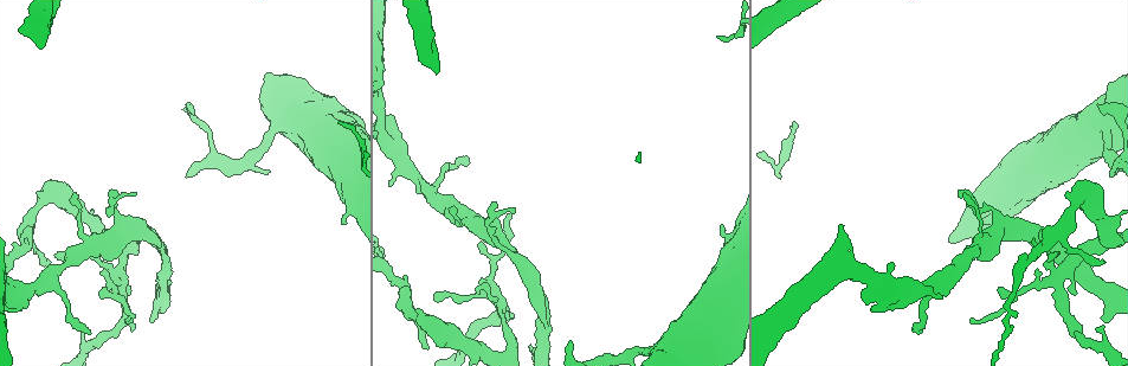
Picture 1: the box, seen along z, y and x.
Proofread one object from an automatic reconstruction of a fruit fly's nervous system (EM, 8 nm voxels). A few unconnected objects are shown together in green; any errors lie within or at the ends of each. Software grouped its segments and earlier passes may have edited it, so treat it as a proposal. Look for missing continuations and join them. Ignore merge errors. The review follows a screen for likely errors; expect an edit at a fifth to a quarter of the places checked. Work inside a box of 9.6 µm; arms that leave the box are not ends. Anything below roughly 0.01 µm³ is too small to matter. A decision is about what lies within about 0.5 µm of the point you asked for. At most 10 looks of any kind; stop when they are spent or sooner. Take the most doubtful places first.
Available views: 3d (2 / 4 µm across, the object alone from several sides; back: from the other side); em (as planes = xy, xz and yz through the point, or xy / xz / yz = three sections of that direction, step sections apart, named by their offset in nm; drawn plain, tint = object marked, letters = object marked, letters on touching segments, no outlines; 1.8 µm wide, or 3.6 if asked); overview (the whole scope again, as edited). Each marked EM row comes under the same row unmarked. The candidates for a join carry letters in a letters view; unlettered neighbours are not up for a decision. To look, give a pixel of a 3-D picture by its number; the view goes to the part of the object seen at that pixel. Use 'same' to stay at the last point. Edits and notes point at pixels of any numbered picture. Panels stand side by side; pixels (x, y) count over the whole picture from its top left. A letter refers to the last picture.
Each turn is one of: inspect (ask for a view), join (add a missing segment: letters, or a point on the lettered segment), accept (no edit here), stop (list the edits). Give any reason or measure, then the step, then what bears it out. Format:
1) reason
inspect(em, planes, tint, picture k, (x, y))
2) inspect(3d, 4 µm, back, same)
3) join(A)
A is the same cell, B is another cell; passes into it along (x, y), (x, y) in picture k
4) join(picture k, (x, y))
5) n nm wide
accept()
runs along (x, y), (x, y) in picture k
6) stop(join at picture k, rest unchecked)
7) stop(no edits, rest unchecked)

free end
inspect(em, 3.6 µm, planes, letters, picture 1, (342, 222))

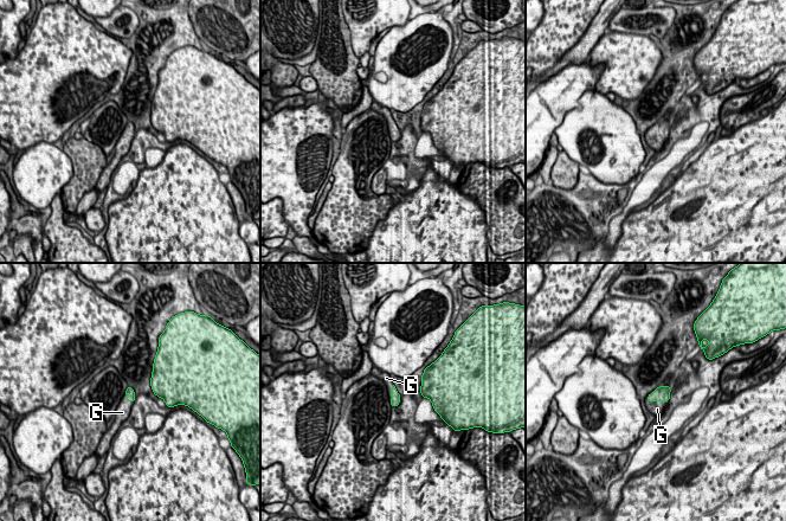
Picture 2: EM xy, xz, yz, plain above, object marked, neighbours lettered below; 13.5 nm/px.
join(G)
G is the same cell; passes into it along (662, 393), (657, 400), (657, 409) in picture 2; the neuron continues

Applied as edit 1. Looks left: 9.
sharp bend
inspect(3d, 4 µm, picture 1, (93, 222))

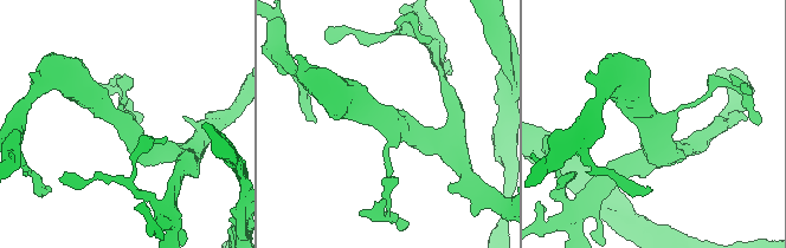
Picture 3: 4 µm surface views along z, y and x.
inspect(em, planes, letters, picture 3, (651, 121))

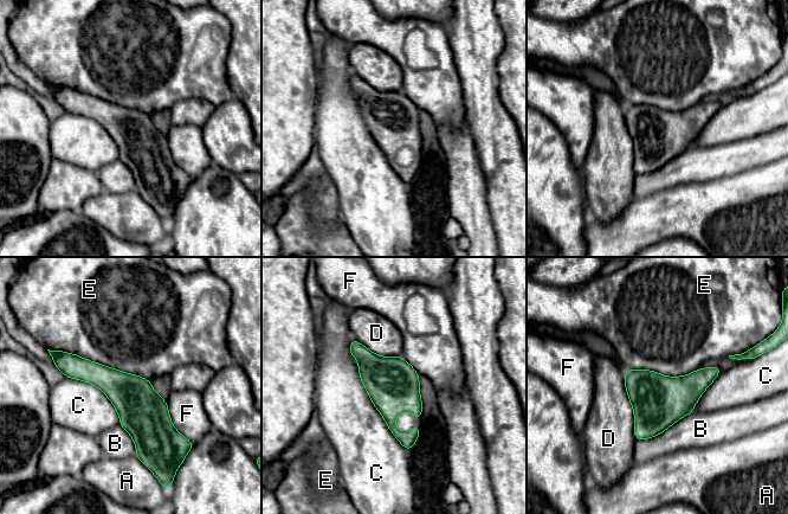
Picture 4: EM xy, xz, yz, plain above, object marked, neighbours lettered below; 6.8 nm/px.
320 nm wide
accept()
A, B, C, D, E and F are other cells; runs along (68, 355), (147, 422), (147, 458) in picture 4; no lettered segment goes on from it

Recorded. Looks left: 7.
free end
inspect(3d, 2 µm, picture 1, (340, 123))

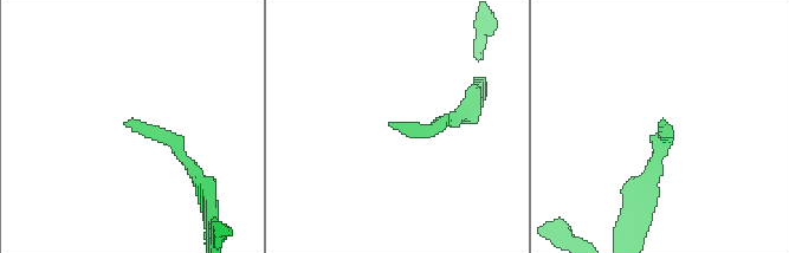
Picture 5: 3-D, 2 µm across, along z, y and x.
inspect(em, planes, letters, picture 5, (661, 119))

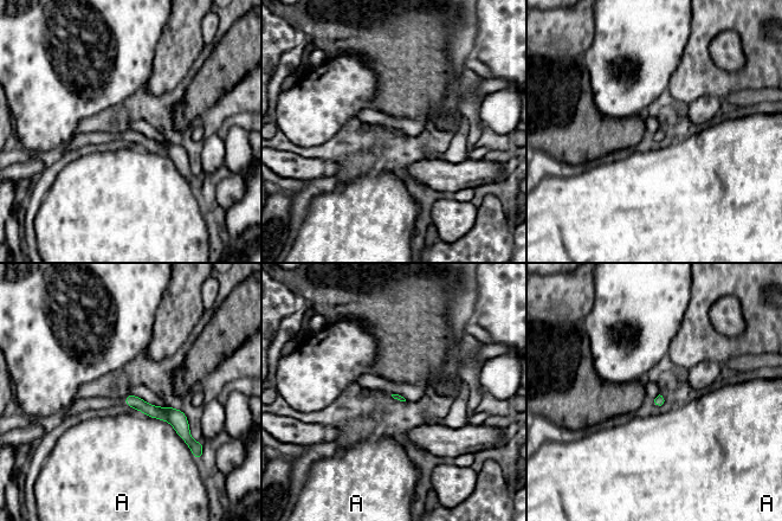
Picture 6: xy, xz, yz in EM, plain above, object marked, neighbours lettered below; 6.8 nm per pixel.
accept()
A is another cell; runs along (128, 399), (167, 413), (187, 436) in picture 6; none of them fits

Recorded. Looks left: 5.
an open end
inspect(3d, 2 µm, picture 1, (1104, 322))

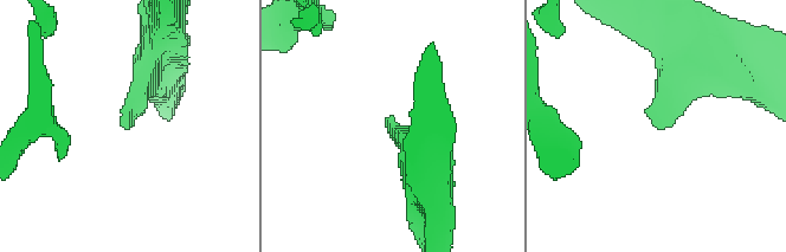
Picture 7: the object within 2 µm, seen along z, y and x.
inspect(em, 3.6 µm, planes, tint, picture 7, (659, 129))

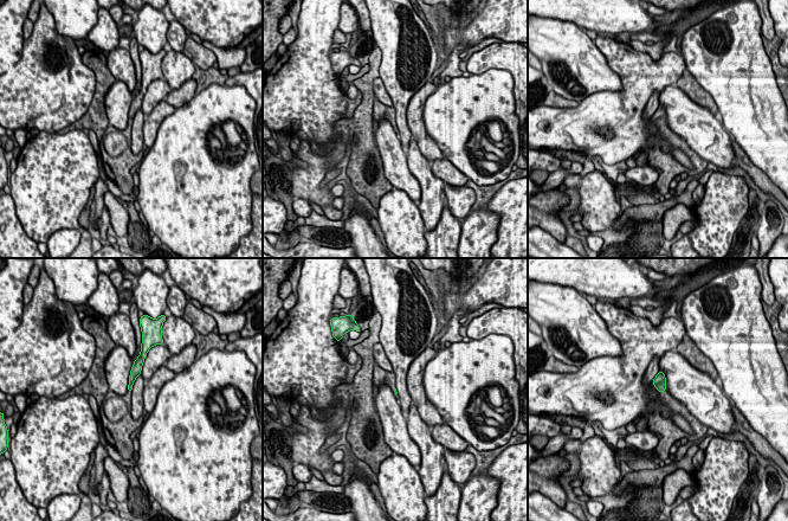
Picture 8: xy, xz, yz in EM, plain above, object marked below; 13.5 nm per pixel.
see the neighbours
inspect(em, 3.6 µm, planes, letters, same)

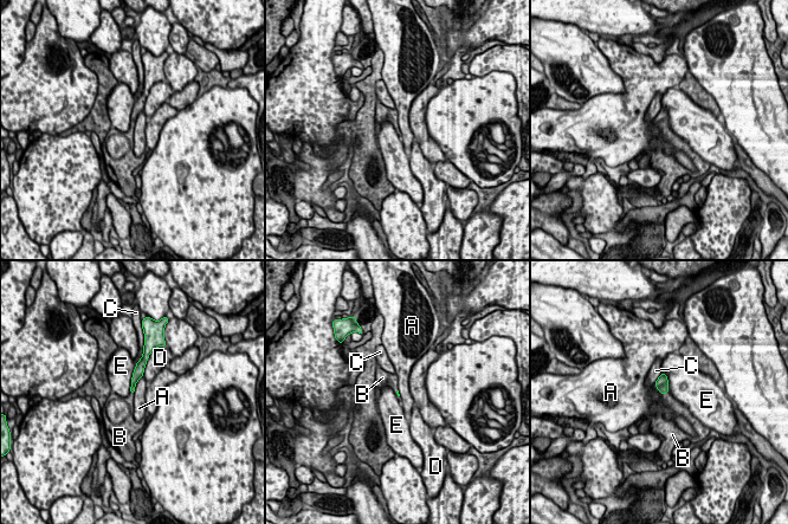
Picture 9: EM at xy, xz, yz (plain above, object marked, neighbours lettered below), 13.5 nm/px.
E touches over 420 nm
join(B)
B is the same cell, A, C, D and E are other cells; it goes on there

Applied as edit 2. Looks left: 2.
stop(join at picture 2, join at picture 9, rest unchecked)

